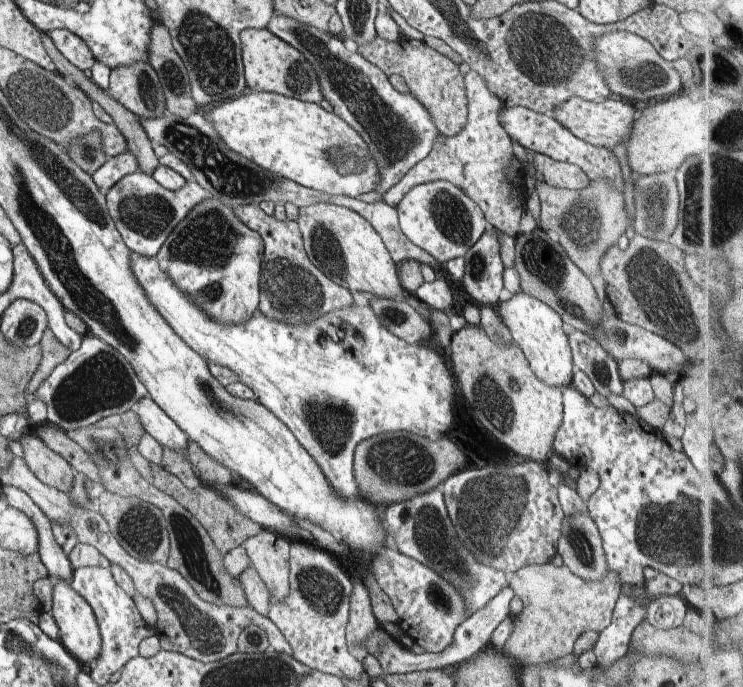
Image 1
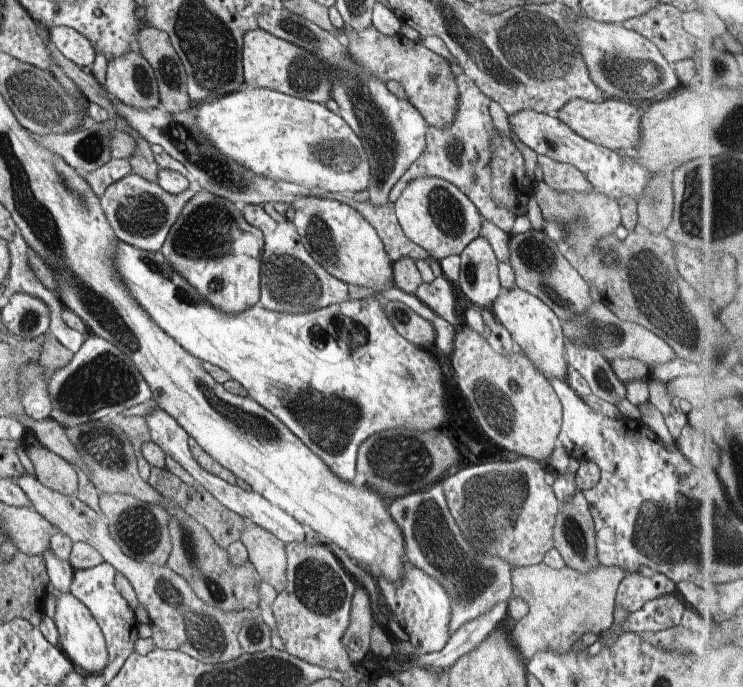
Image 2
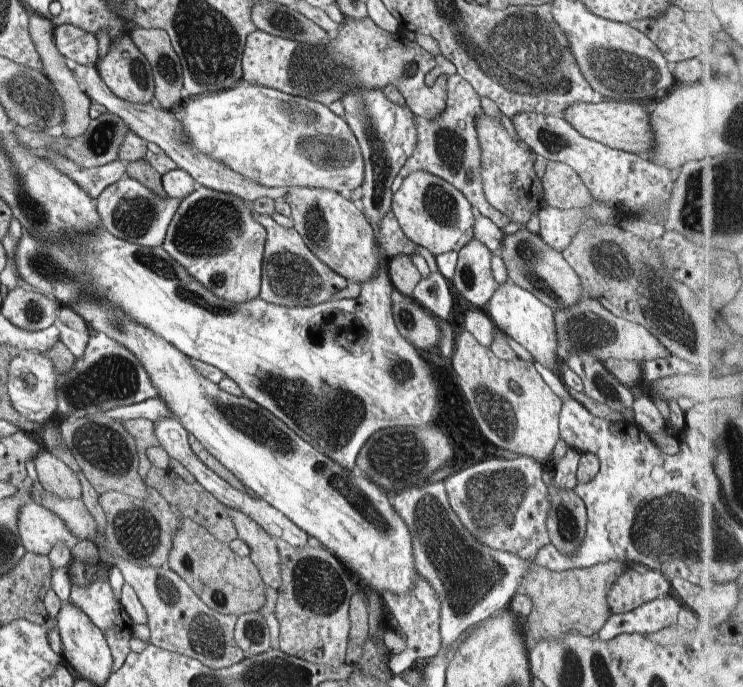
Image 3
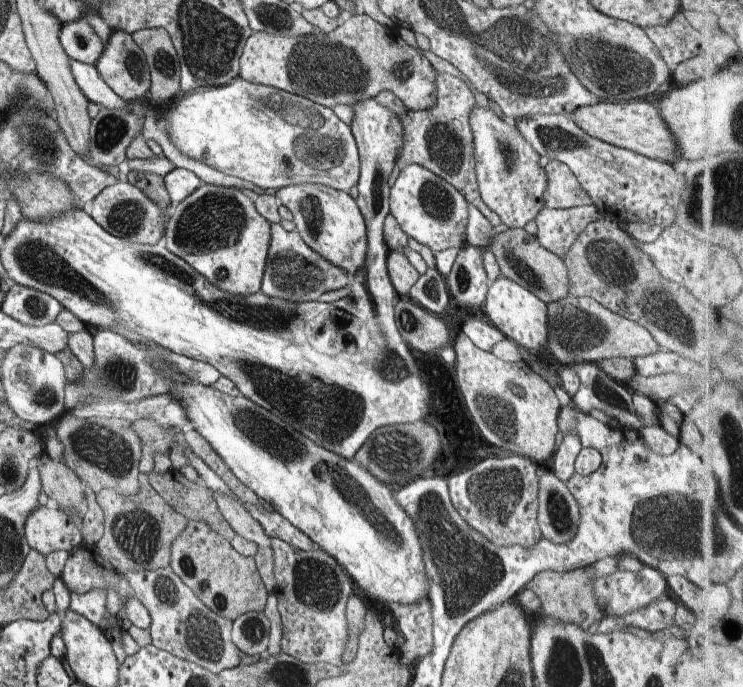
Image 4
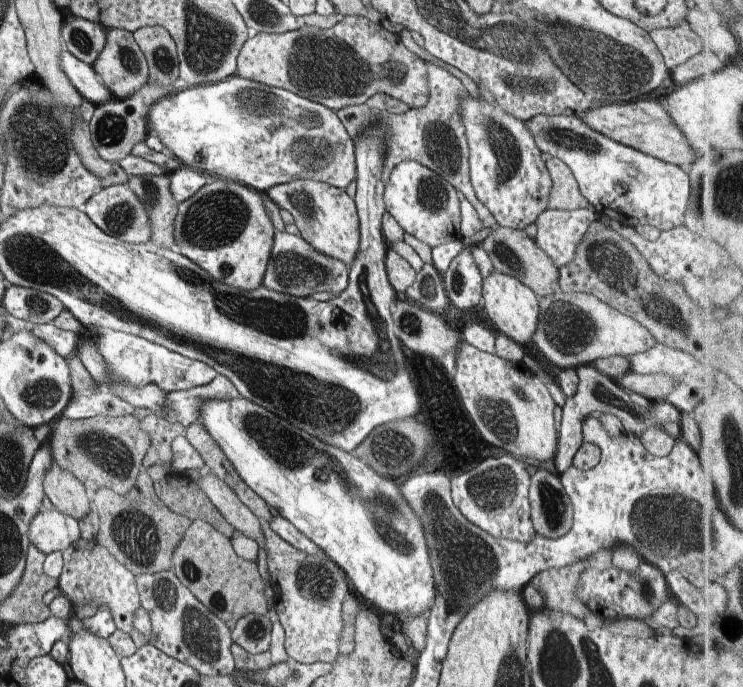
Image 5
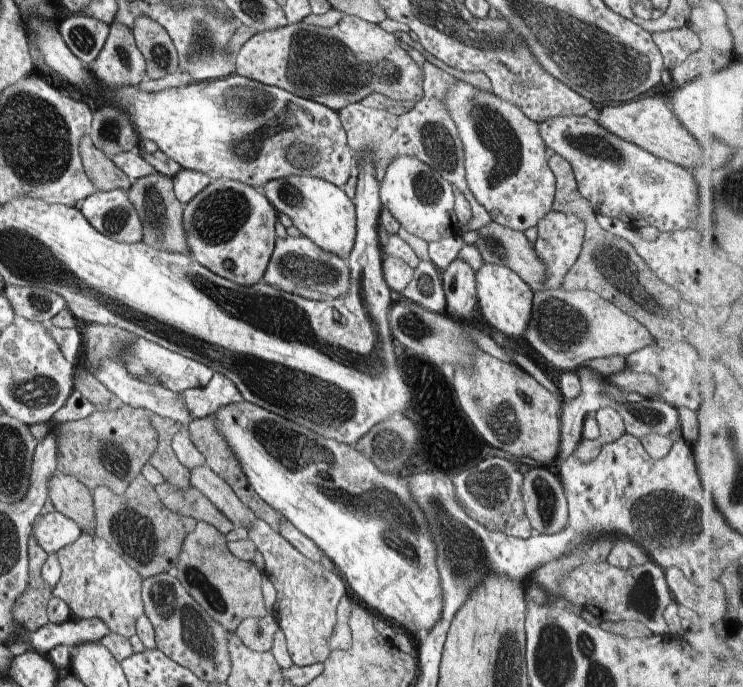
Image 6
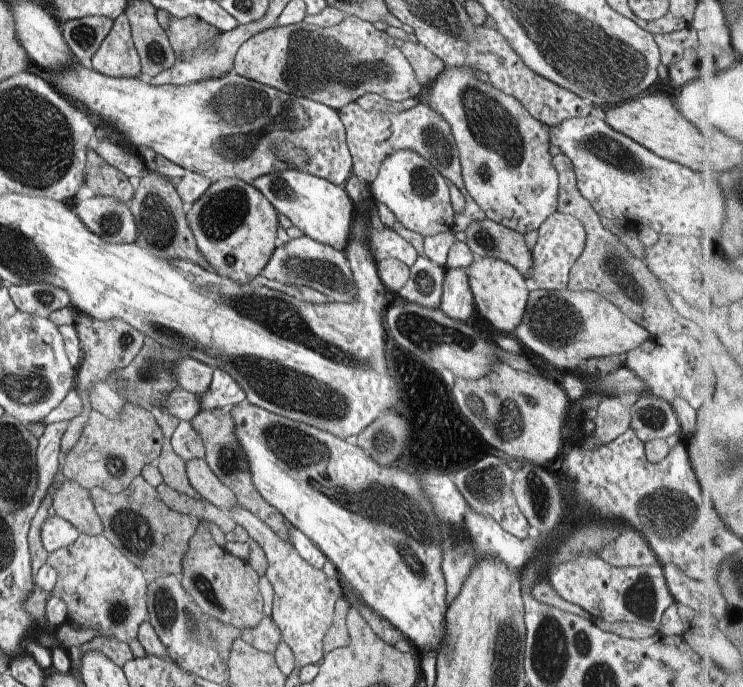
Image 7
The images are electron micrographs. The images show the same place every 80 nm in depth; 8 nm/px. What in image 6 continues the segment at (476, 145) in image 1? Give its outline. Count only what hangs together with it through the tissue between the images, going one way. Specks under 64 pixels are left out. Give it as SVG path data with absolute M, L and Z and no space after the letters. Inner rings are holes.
M426 61L421 68L424 75L423 97L407 113L397 116L388 111L371 109L361 102L352 103L337 112L347 134L347 143L354 152L355 159L360 160L364 155L370 155L372 159L373 156L375 177L379 183L386 174L386 167L393 160L404 155L416 157L424 164L432 166L438 171L438 174L442 175L442 178L448 180L450 184L454 184L454 188L466 197L473 212L472 219L466 228L470 231L479 231L493 220L486 208L475 199L468 186L465 177L463 144L454 119L443 105L445 94L457 82L457 79L429 61Z

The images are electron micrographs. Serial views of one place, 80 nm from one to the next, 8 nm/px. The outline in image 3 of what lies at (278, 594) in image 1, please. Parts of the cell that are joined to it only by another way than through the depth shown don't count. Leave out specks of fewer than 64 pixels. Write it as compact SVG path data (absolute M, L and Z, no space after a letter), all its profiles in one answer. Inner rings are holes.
M229 508L230 518L237 530L237 538L243 540L250 549L249 557L259 570L262 580L266 586L274 587L276 590L281 585L281 558L277 547L277 540L272 538L257 522L254 522L249 516L242 514L240 511Z

